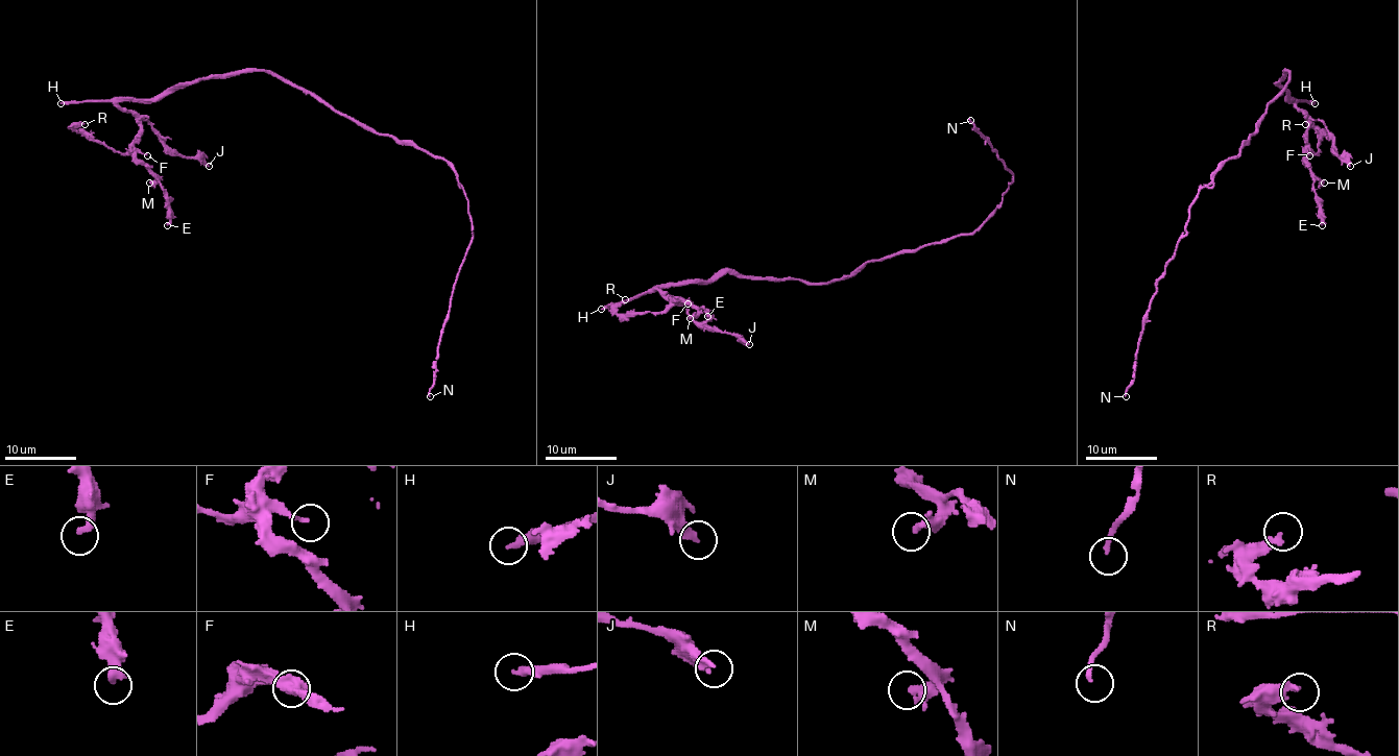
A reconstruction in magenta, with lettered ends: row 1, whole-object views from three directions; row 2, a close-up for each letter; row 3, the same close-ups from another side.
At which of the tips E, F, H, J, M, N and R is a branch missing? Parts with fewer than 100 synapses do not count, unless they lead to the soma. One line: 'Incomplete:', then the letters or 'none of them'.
Incomplete: H

